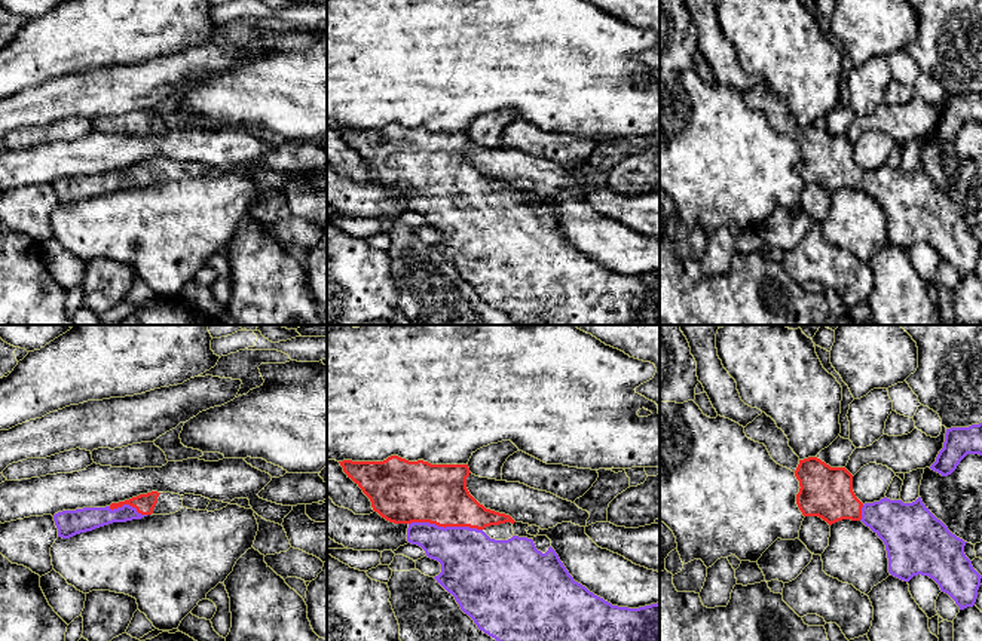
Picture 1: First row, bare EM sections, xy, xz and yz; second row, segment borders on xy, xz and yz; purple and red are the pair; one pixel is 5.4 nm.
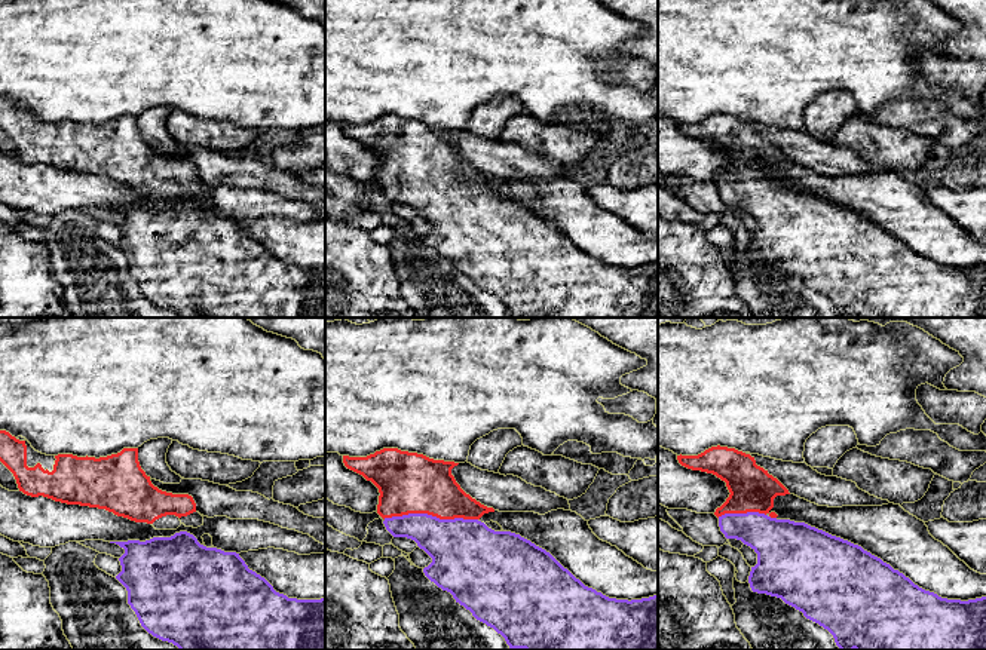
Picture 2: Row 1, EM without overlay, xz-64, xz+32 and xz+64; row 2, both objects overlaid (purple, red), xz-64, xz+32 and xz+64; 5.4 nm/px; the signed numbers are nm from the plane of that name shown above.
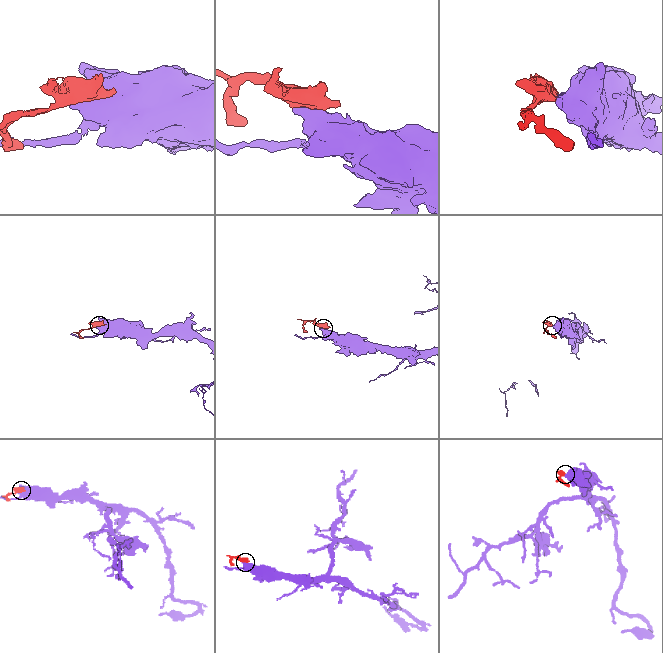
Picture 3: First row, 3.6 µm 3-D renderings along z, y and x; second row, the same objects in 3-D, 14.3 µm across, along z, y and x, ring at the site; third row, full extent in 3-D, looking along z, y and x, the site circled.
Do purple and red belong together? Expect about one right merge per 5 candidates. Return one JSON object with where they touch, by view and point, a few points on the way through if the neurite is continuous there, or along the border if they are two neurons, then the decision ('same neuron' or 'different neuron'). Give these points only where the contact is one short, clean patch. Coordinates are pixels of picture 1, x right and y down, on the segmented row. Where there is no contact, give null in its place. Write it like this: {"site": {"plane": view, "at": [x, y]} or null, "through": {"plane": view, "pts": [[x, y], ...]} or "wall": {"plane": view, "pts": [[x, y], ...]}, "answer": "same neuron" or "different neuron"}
{"site": {"plane": "xz", "at": [446, 527]}, "through": {"plane": "xz", "pts": [[473, 564], [446, 527], [416, 491]]}, "answer": "same neuron"}

